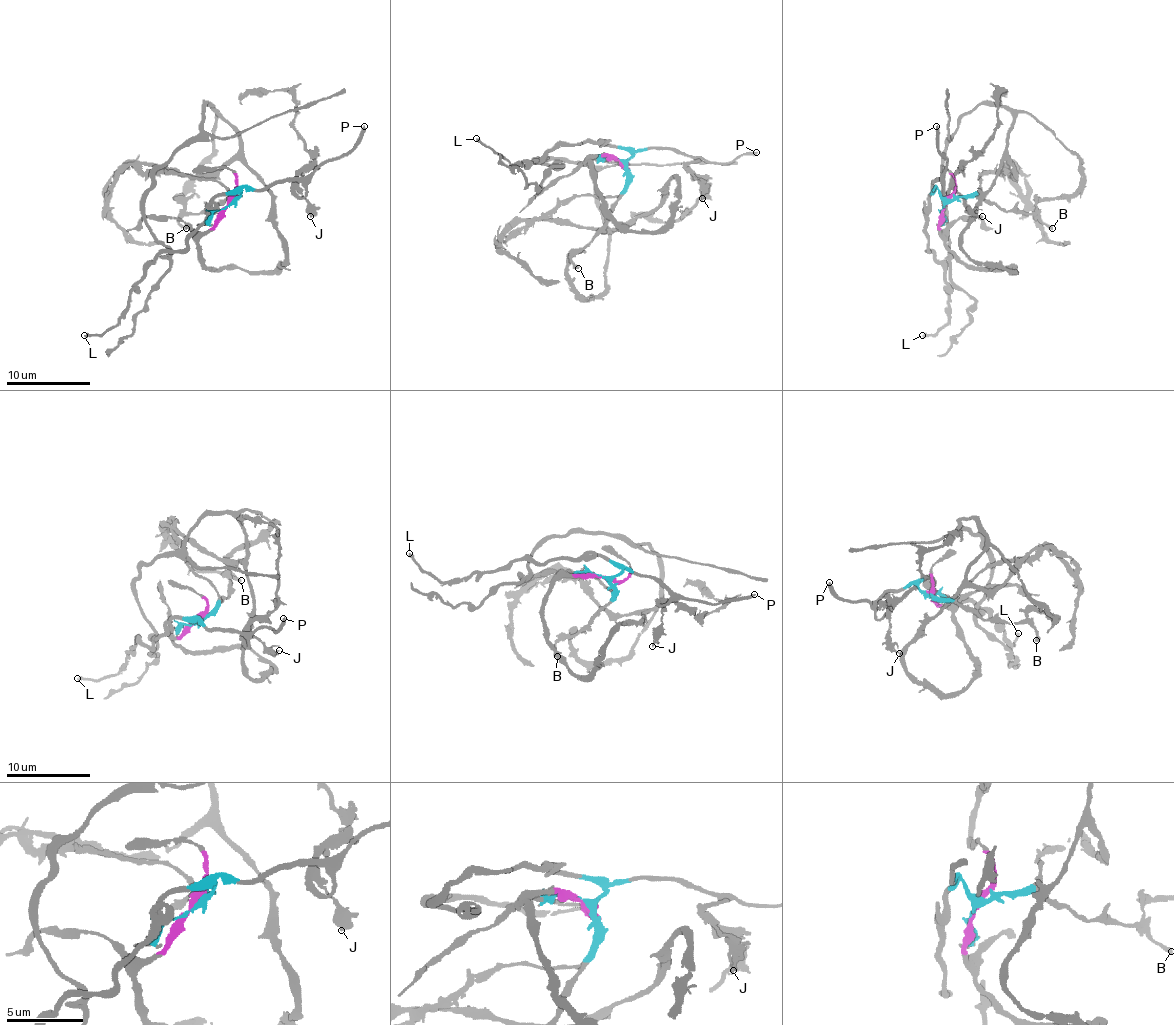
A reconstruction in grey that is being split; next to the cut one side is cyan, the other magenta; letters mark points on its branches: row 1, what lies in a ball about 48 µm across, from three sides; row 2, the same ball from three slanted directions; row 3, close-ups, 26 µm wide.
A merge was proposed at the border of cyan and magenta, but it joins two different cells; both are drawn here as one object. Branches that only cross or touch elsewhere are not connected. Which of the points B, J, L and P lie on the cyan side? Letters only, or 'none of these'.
B, J, L, P

